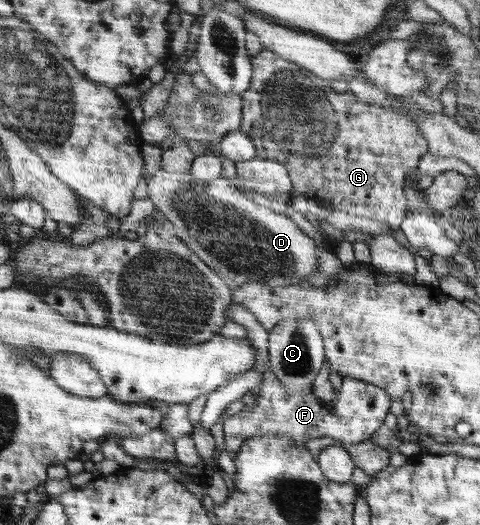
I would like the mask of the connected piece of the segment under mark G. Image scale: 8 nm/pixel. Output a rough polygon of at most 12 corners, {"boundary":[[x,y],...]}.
{"boundary":[[267,48],[240,131],[302,194],[384,222],[429,152],[410,114]]}

